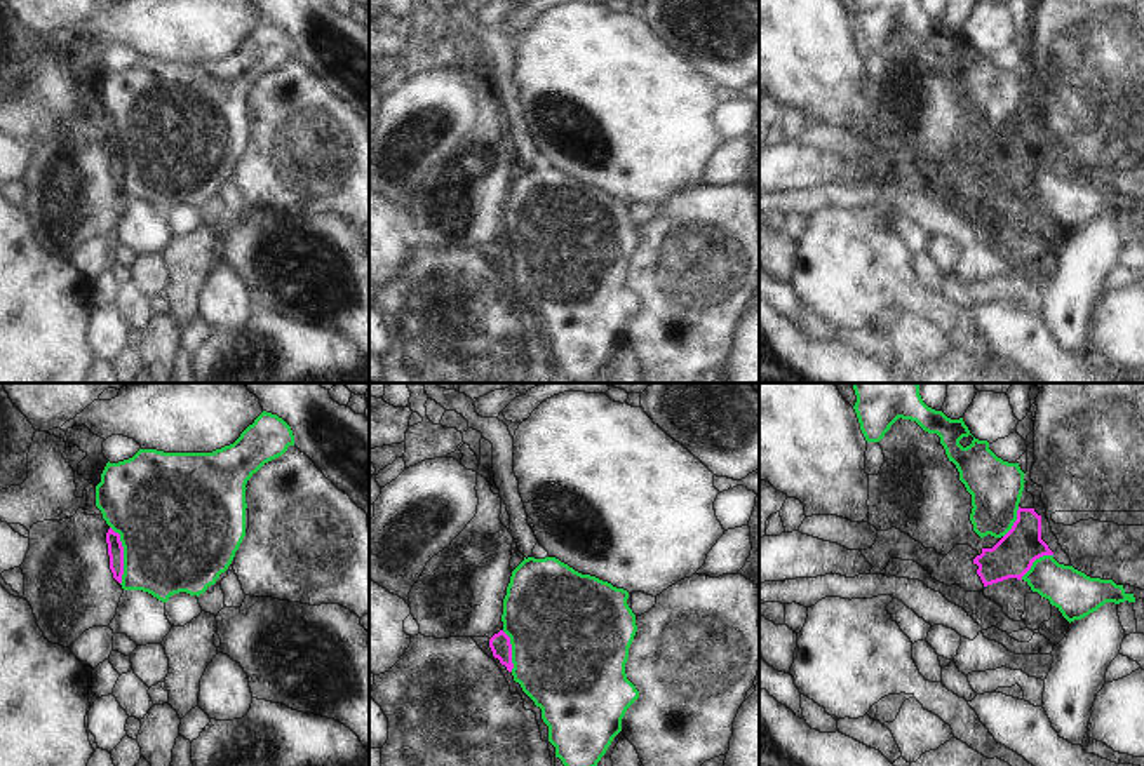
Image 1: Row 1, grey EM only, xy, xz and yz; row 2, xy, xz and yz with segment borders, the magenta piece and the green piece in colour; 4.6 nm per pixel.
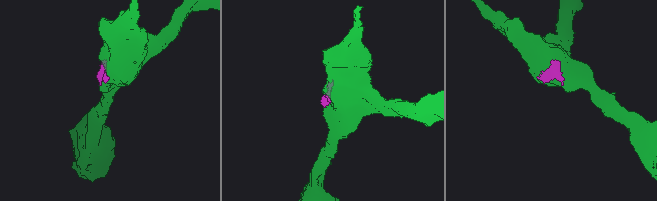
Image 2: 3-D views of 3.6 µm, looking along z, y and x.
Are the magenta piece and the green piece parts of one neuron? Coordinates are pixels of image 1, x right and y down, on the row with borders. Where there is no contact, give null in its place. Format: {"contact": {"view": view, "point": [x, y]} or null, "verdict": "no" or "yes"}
{"contact": {"view": "xy", "point": [122, 556]}, "verdict": "yes"}

